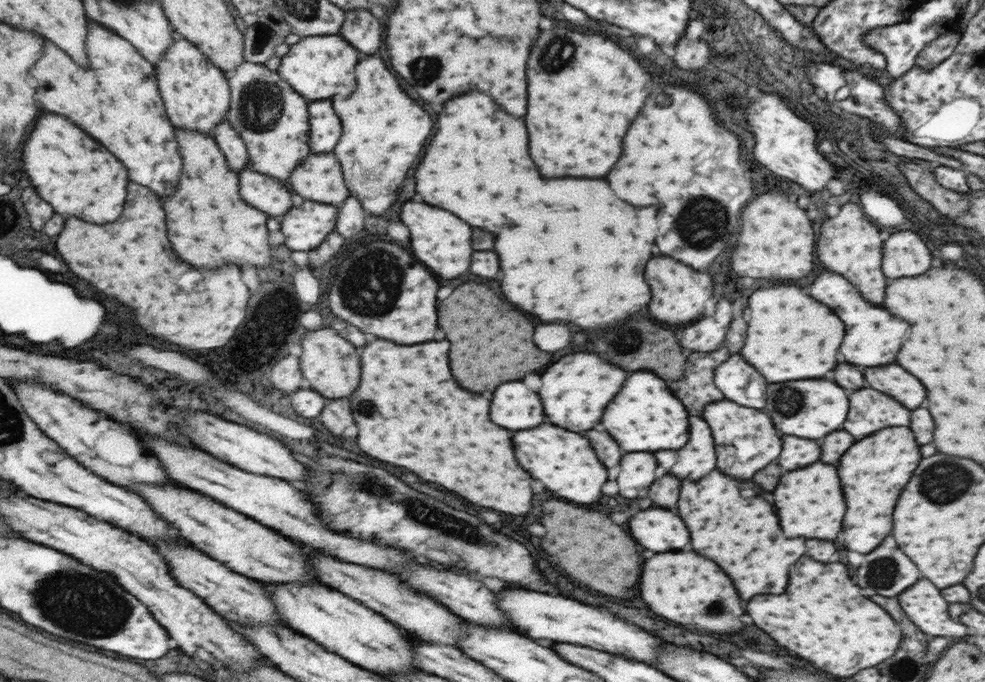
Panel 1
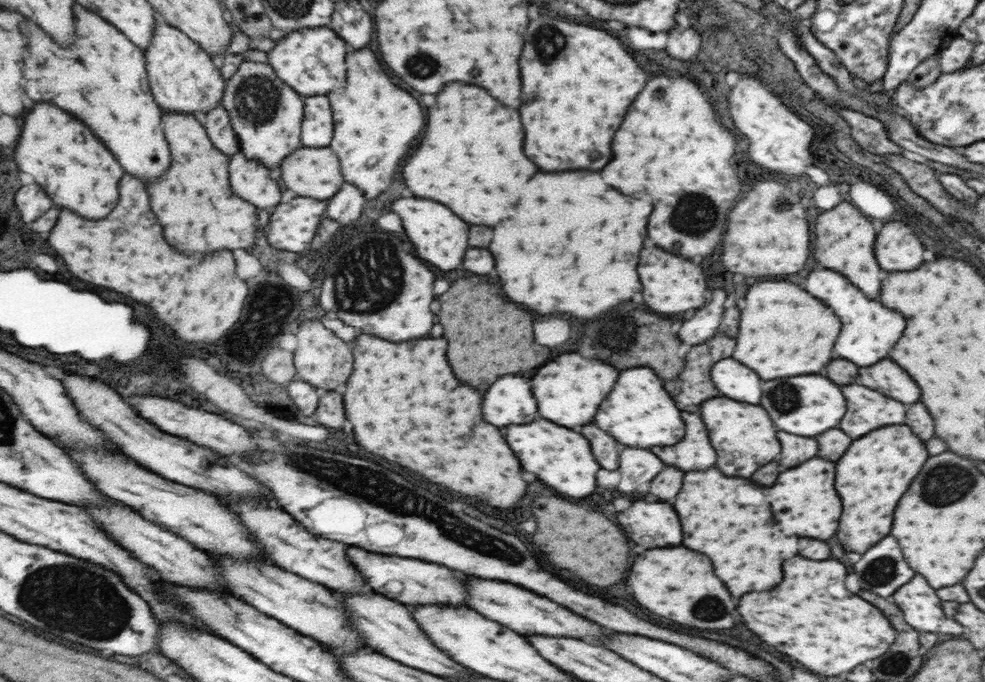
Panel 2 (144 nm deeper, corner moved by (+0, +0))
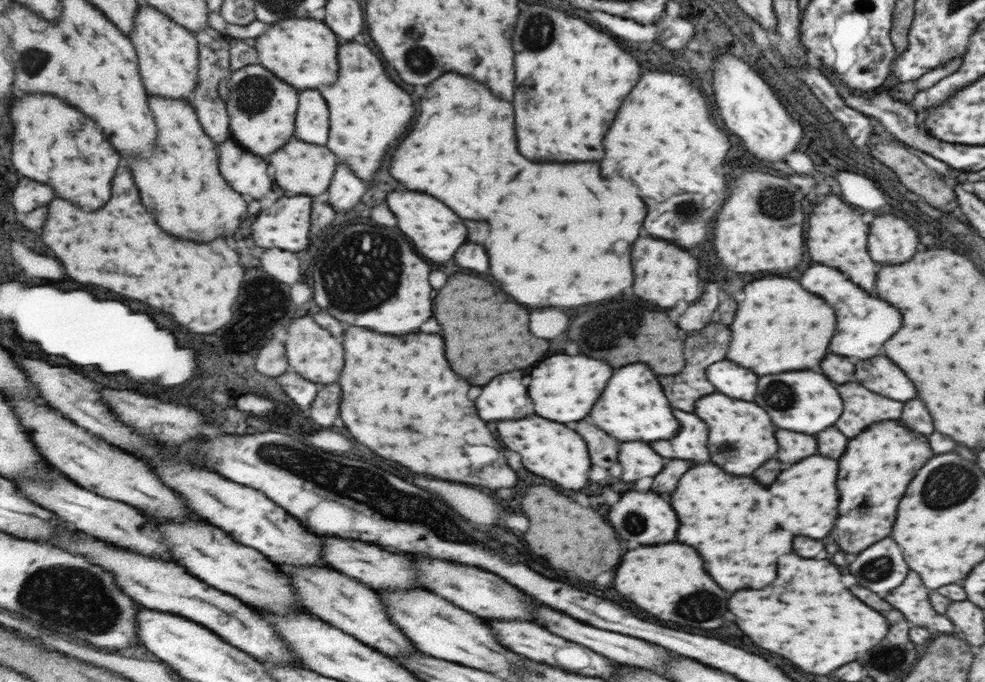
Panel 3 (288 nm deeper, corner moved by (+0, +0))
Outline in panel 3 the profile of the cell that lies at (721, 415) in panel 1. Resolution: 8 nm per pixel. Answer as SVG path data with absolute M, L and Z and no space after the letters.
M711 394L699 400L699 408L695 408L695 412L699 412L699 416L711 424L711 462L719 464L723 472L747 476L777 452L773 438L775 428L769 422L769 416L753 402L731 400L723 394Z

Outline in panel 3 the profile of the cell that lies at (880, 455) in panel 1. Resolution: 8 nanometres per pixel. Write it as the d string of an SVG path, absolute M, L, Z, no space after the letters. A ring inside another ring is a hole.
M897 420L875 424L875 428L867 428L863 436L855 436L847 442L843 456L837 460L839 516L831 530L831 538L843 552L857 554L873 542L889 536L895 518L895 506L907 490L909 480L927 458L931 458L931 450L925 436L909 432L907 428L899 426ZM867 522L877 526L865 526Z

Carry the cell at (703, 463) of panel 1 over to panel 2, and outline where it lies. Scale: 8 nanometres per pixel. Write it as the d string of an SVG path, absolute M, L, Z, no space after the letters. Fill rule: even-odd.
M683 412L683 420L687 420L687 436L671 448L655 448L653 454L665 464L675 466L687 474L683 474L683 484L679 494L675 496L675 512L679 512L679 518L683 520L683 532L687 532L687 540L683 540L683 546L703 552L715 560L715 572L719 572L719 578L727 588L731 588L731 596L741 596L745 592L763 592L773 588L777 582L781 582L781 562L799 554L799 538L795 534L789 534L781 530L781 524L771 520L769 512L763 512L759 508L763 506L737 506L735 504L735 488L739 484L745 484L743 478L727 478L719 470L709 468L715 462L715 452L707 440L705 426L699 416ZM691 470L705 470L707 472L691 472ZM723 490L723 492L721 492ZM689 520L689 522L687 522ZM751 524L755 524L755 532L751 538ZM727 534L727 536L725 536ZM711 536L711 538L707 538ZM741 536L741 538L739 538ZM755 536L759 536L755 540ZM775 572L775 574L773 574Z

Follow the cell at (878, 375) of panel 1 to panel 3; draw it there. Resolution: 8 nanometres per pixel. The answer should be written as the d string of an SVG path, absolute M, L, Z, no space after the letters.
M877 356L875 360L859 360L853 376L857 384L871 388L871 392L879 392L879 396L891 396L891 400L907 402L915 396L913 384L885 356Z

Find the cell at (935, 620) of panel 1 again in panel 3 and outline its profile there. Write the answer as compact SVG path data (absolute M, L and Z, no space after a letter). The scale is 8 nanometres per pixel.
M915 572L907 576L907 584L903 584L899 592L891 592L891 596L885 596L885 600L891 600L891 604L895 604L895 608L899 608L899 612L919 628L927 628L929 632L953 632L953 624L945 616L937 616L931 608L927 588L921 584Z

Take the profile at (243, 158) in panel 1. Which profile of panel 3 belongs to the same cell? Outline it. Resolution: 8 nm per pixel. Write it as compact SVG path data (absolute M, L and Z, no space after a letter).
M207 30L201 34L195 34L201 42L201 84L199 90L195 92L193 98L193 106L197 108L199 120L203 124L203 128L207 130L207 134L221 146L227 140L233 140L233 128L231 128L231 110L229 104L221 100L219 94L219 82L227 76L233 74L233 54L231 54L231 38L225 34L219 34L217 30Z

